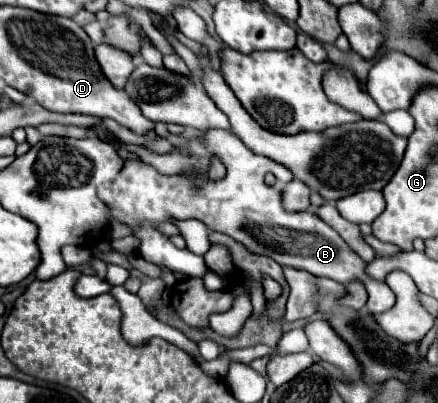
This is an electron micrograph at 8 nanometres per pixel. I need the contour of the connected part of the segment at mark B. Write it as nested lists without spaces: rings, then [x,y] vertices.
[[[211,129],[205,133],[205,147],[215,153],[227,167],[227,175],[219,181],[211,181],[207,175],[197,177],[197,173],[177,173],[163,175],[153,165],[125,159],[123,169],[111,181],[99,187],[99,199],[107,203],[111,217],[133,229],[133,237],[141,239],[137,251],[149,263],[163,265],[171,271],[181,271],[188,277],[202,277],[208,271],[203,256],[191,253],[187,248],[177,249],[167,235],[163,235],[157,225],[171,219],[199,219],[212,230],[224,233],[243,244],[253,253],[267,255],[283,267],[303,269],[311,275],[329,277],[339,283],[361,281],[369,293],[367,309],[371,313],[385,313],[395,305],[395,293],[385,281],[369,279],[365,275],[365,261],[313,211],[287,211],[283,207],[281,189],[265,183],[265,173],[293,177],[293,173],[267,157],[259,157],[249,151],[237,135],[229,131]]]

